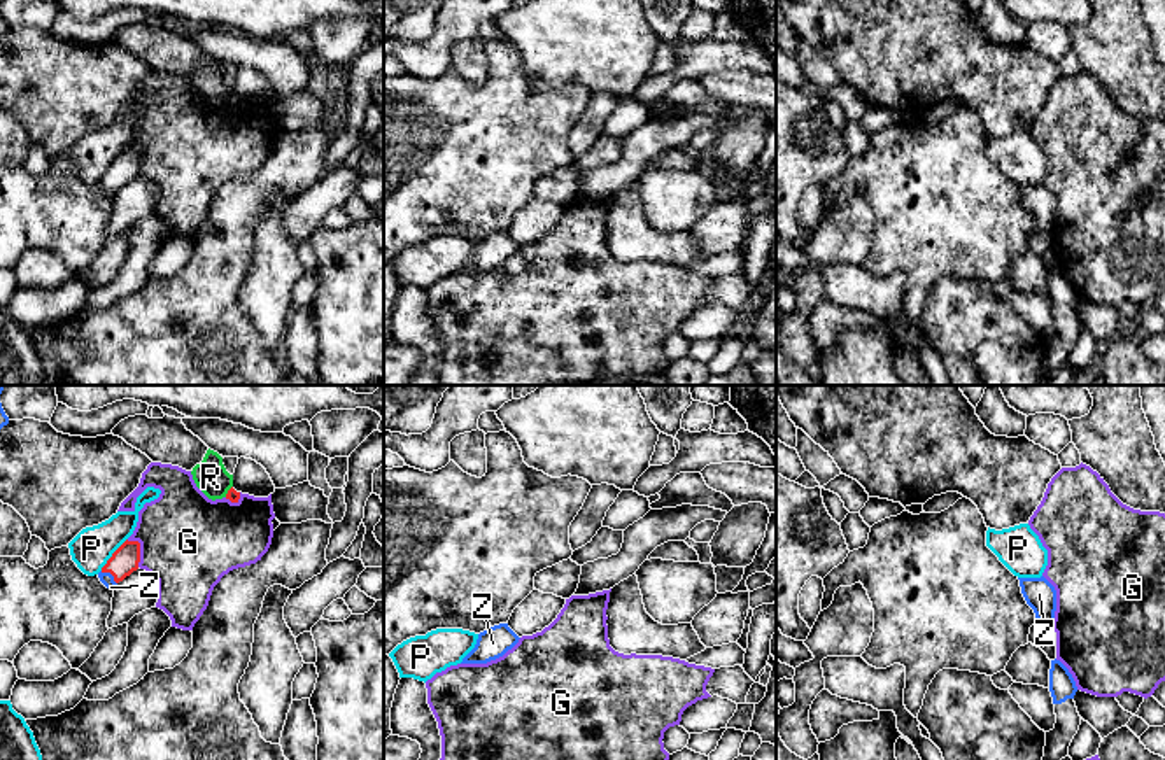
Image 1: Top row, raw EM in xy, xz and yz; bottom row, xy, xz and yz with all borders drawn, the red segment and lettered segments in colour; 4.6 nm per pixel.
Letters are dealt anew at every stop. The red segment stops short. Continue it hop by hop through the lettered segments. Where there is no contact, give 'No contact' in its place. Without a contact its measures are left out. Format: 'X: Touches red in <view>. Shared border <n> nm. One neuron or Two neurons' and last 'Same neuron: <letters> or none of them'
G: Touches red in xy. Shared border 140 nm. Two neurons
P: Touches red in xy. Shared border 200 nm. Two neurons
R: Touches red in xy. Shared border 70 nm. Two neurons
Z: Touches red in xy. Shared border 100 nm. One neuron
Same neuron: Z

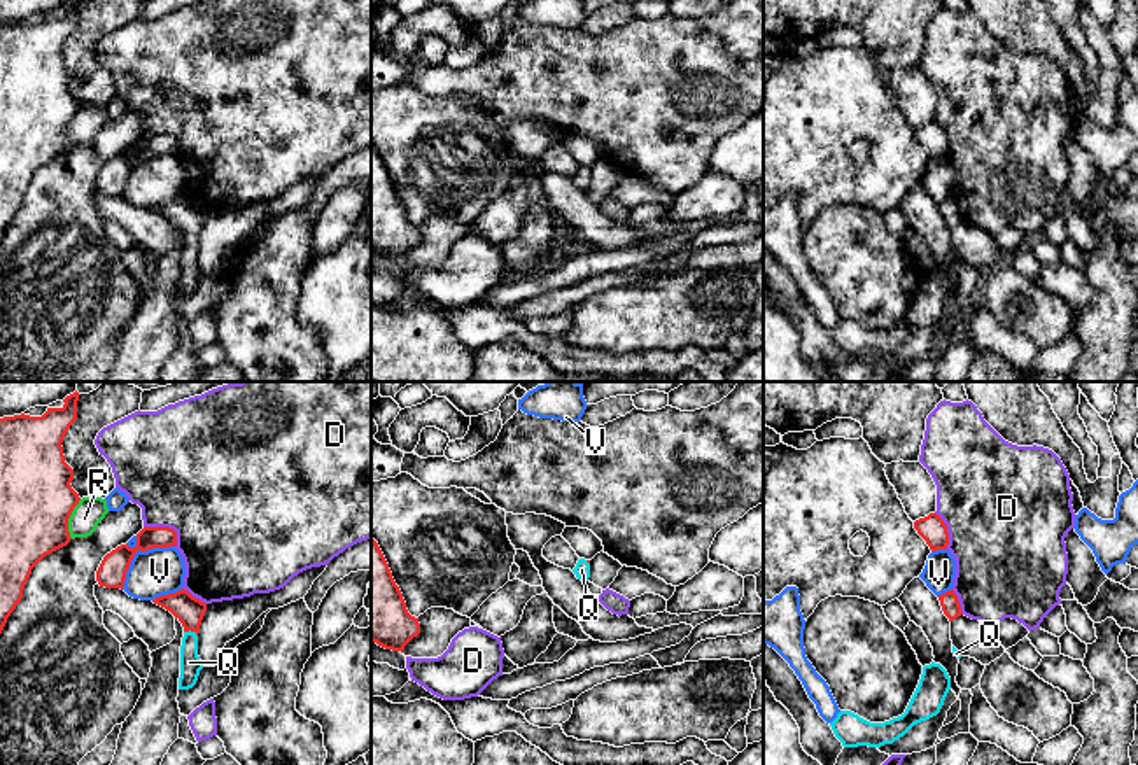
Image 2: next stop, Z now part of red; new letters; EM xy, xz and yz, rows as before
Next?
D: Touches red in xy. Shared border 180 nm. Two neurons
Q: Touches red in xy. Shared border 70 nm. One neuron
R: Touches red in xy. Shared border 190 nm. Two neurons
V: Touches red in xy. Shared border 320 nm. Two neurons
Same neuron: Q

